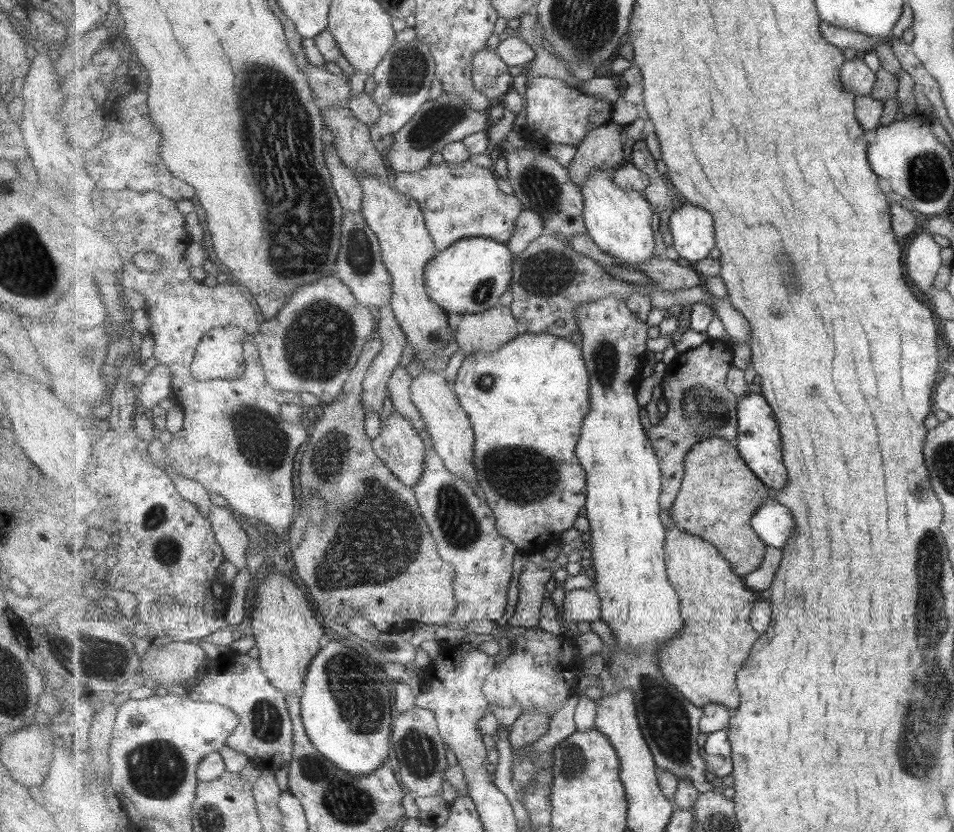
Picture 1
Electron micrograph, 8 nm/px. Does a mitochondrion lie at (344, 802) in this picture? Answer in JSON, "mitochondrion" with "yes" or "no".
{"mitochondrion":"yes"}

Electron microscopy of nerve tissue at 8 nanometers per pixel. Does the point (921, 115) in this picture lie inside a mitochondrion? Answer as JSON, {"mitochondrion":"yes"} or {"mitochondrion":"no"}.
{"mitochondrion":"no"}

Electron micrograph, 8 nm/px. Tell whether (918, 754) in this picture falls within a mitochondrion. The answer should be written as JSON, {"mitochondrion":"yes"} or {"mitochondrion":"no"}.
{"mitochondrion":"yes"}

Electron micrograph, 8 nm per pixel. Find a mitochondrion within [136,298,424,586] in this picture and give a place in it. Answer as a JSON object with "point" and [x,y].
{"point":[261,440]}

